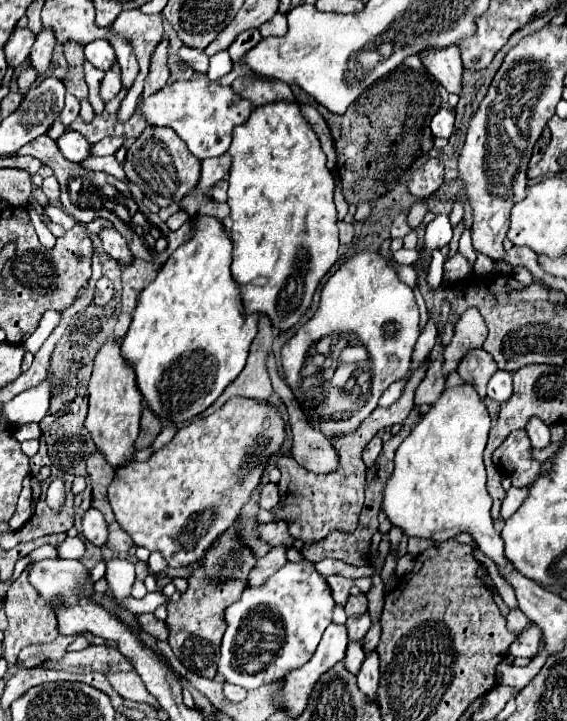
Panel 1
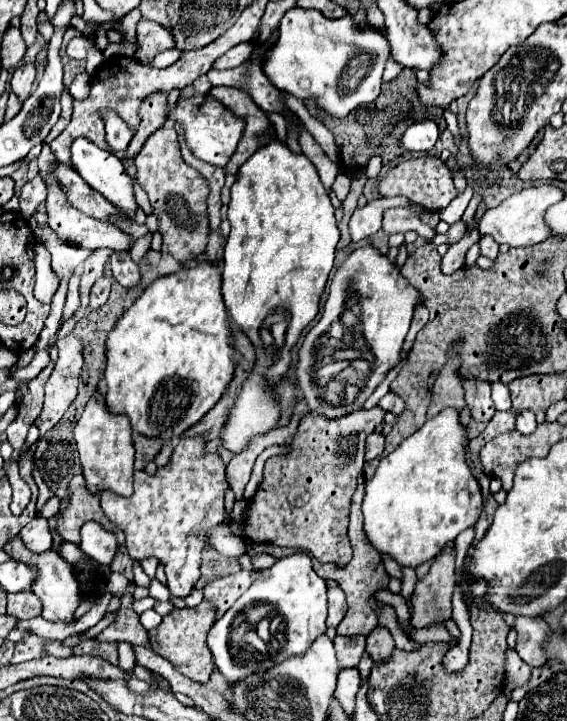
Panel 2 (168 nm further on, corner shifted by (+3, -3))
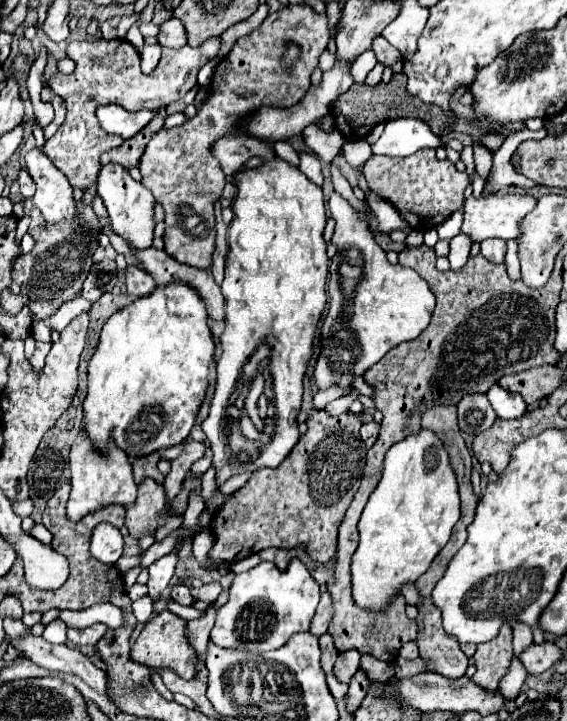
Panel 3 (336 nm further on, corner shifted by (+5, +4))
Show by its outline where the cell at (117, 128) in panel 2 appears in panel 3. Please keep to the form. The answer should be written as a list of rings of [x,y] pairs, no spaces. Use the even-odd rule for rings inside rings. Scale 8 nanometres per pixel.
[[[106,104],[106,106],[98,106],[96,116],[100,120],[100,126],[108,134],[116,134],[116,136],[128,140],[134,134],[138,134],[152,120],[154,112],[152,110],[128,112],[128,110],[122,110],[122,106],[118,106],[118,104]]]

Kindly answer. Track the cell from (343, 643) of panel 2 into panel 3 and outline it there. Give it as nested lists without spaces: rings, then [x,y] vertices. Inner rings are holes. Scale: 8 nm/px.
[[[346,650],[338,654],[338,660],[334,664],[334,674],[338,676],[340,682],[348,682],[356,670],[360,668],[360,654],[358,650]]]

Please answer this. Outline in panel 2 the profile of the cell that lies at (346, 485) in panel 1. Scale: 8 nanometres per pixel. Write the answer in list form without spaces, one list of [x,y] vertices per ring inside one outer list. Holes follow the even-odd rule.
[[[380,407],[354,411],[338,419],[306,415],[290,443],[292,451],[266,461],[260,489],[256,489],[246,507],[244,541],[302,547],[302,551],[308,551],[320,563],[348,565],[352,557],[348,541],[350,499],[364,467],[364,441],[382,425],[382,417],[384,411]]]

